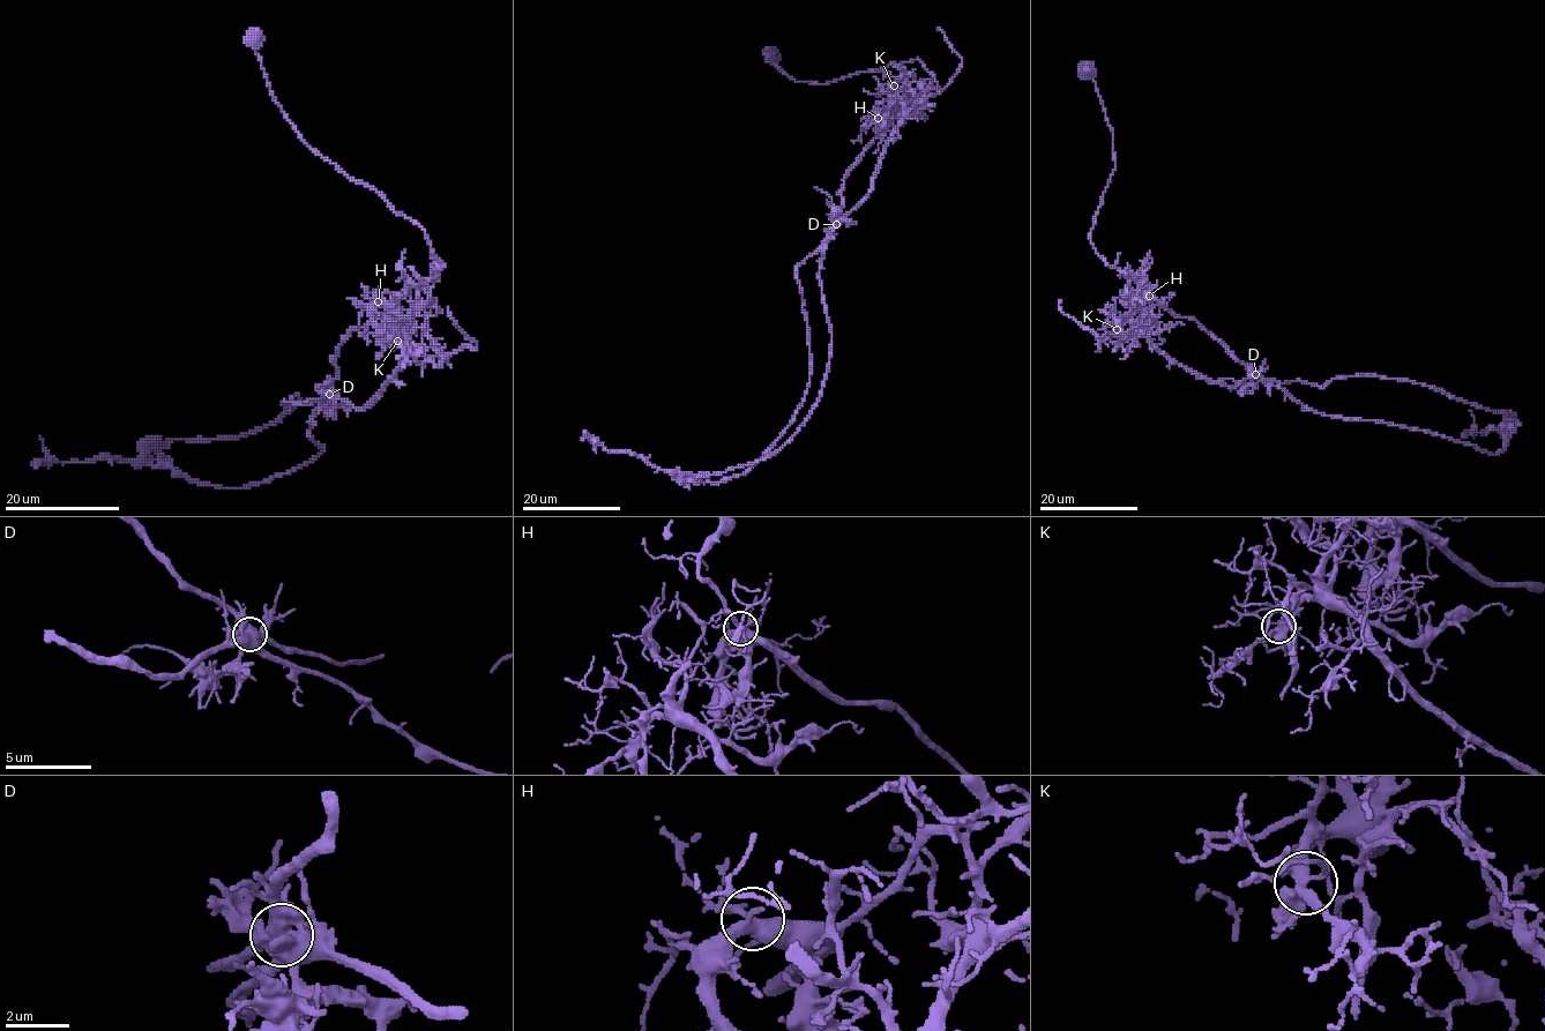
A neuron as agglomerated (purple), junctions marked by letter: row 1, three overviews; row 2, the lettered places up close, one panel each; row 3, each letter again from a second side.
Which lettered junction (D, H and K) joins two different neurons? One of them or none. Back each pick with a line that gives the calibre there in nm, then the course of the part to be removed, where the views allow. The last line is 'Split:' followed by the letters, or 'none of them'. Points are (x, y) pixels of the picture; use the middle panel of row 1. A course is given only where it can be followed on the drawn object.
D: 600 nm thick; foreign part runs (836, 225), (820, 262), (828, 370), (819, 402), (782, 447), (724, 471), (680, 473), (589, 439)
Split: D

